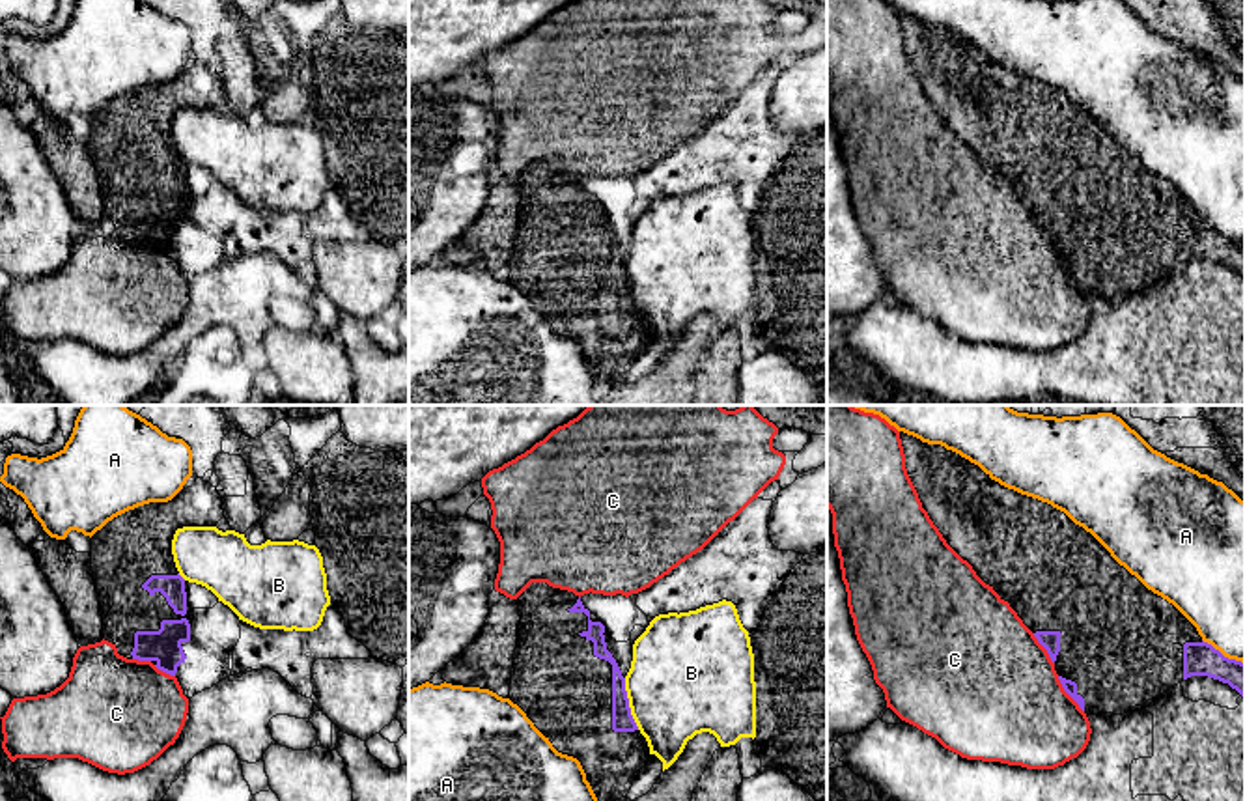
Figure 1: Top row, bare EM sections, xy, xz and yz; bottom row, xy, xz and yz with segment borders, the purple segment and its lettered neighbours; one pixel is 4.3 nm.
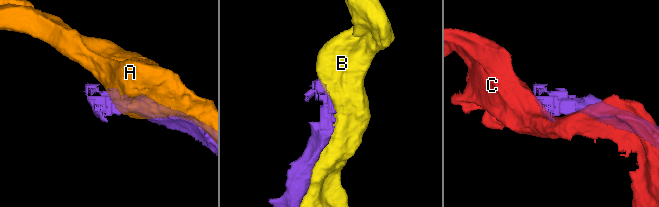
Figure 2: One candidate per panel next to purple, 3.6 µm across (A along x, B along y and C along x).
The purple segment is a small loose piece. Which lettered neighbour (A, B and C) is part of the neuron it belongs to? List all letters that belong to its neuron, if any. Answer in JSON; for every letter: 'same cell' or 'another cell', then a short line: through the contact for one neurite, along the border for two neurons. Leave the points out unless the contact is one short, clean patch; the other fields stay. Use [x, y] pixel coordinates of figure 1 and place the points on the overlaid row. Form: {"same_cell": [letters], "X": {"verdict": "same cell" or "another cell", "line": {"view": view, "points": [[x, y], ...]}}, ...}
{"same_cell": [], "A": {"verdict": "another cell"}, "B": {"verdict": "another cell"}, "C": {"verdict": "another cell"}}

